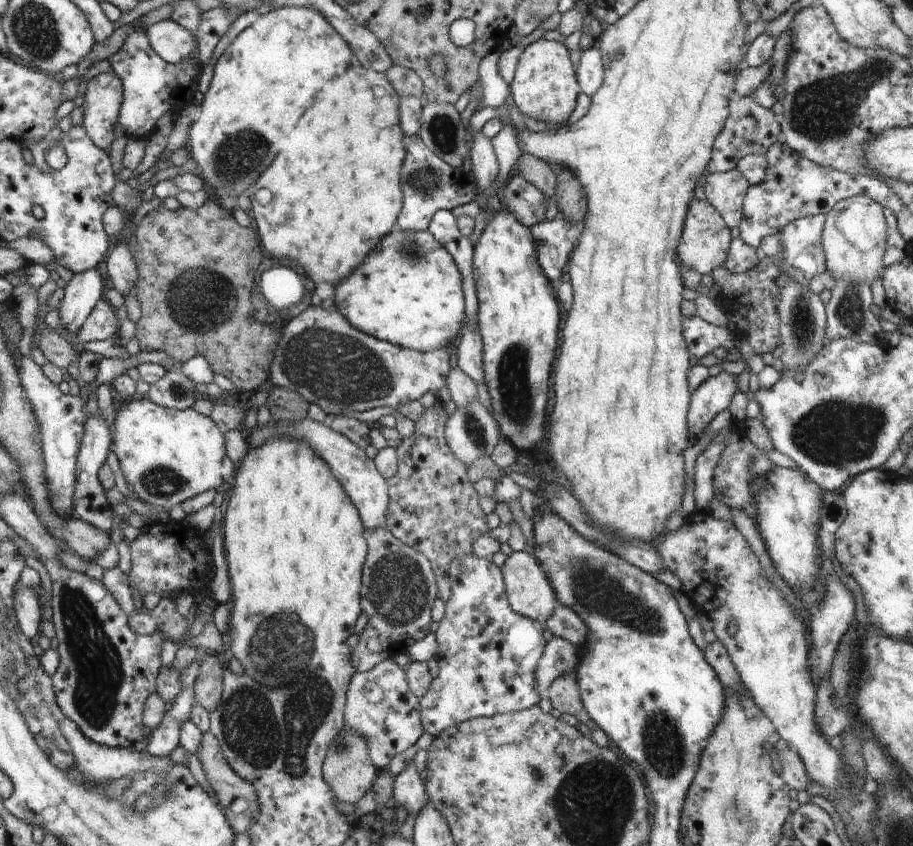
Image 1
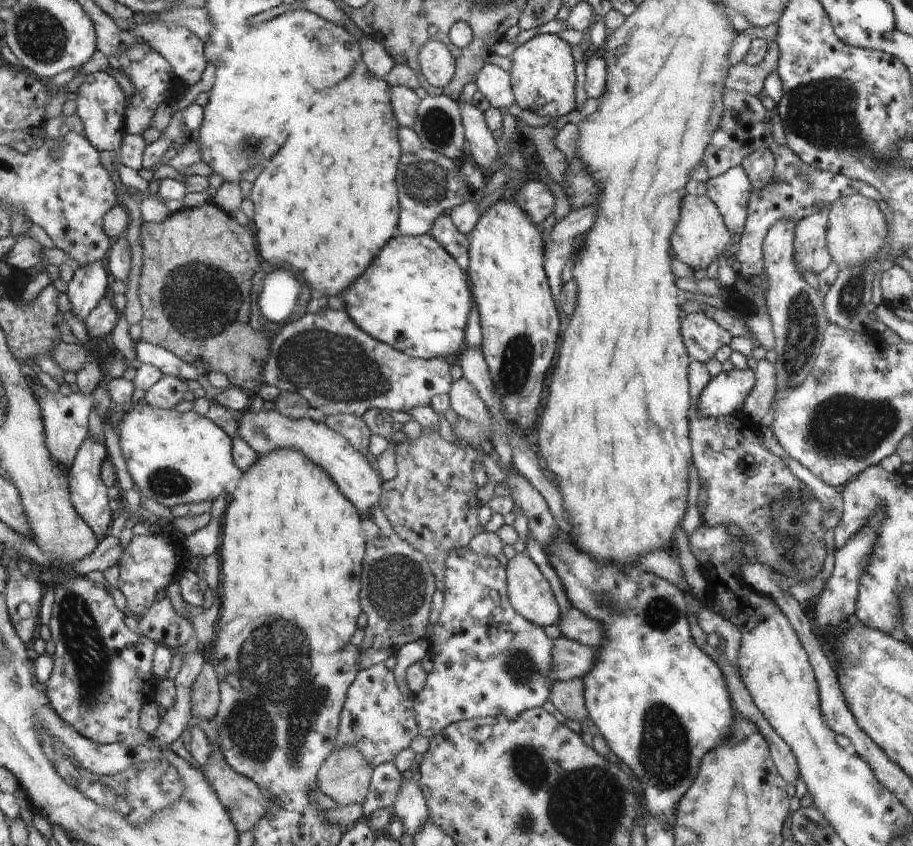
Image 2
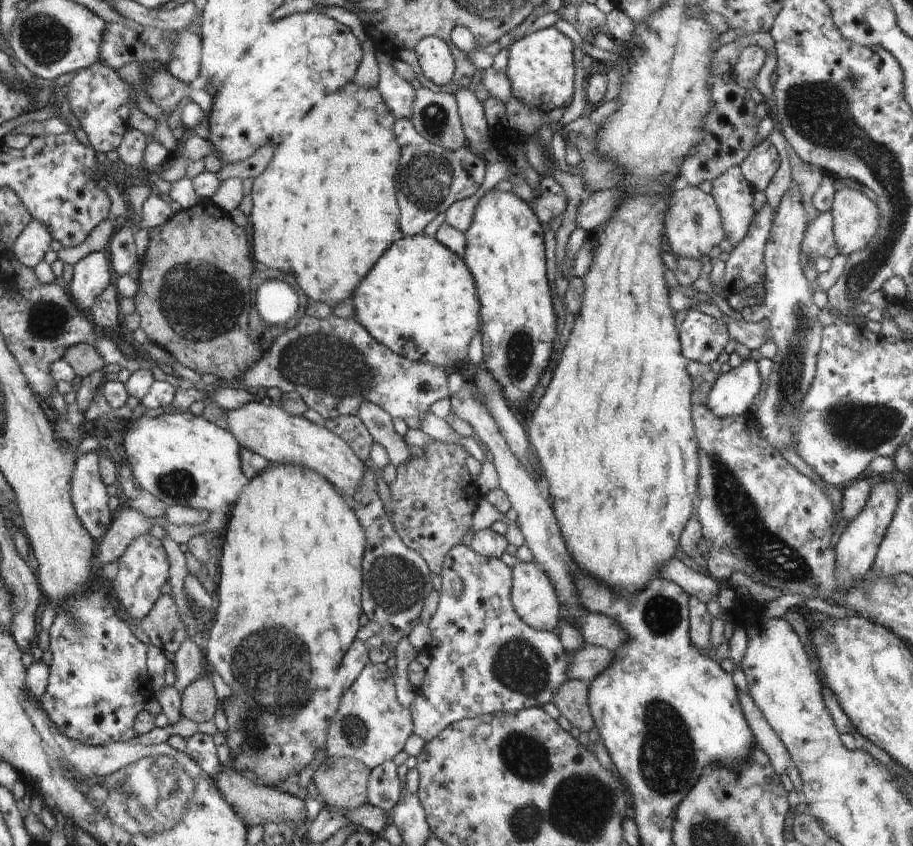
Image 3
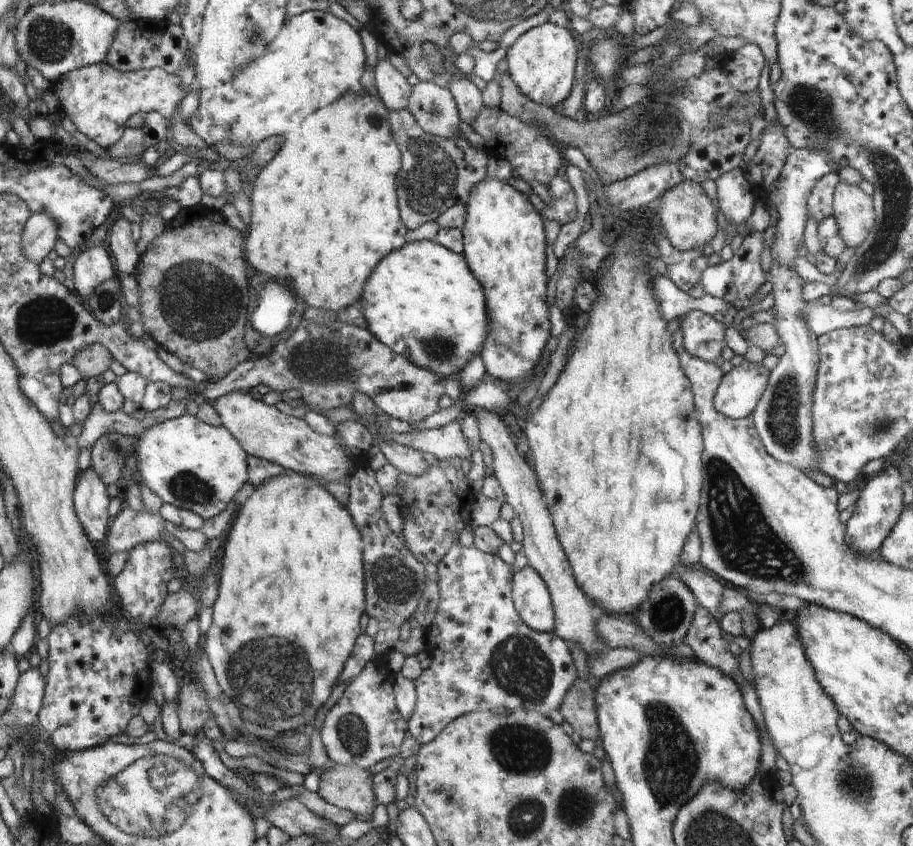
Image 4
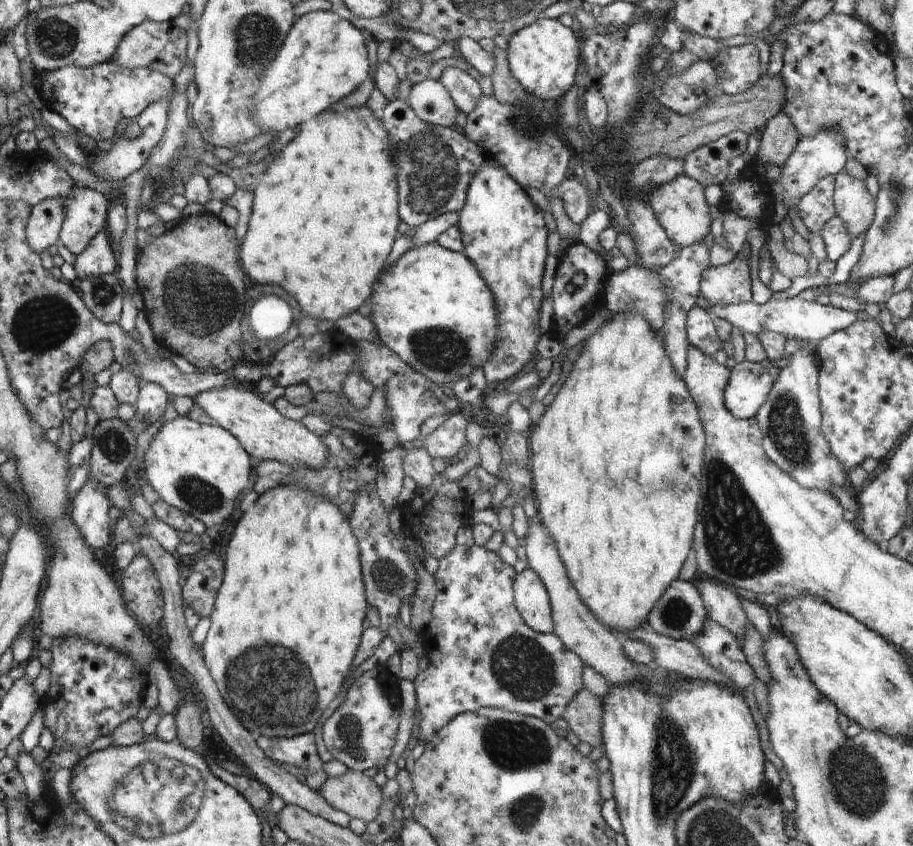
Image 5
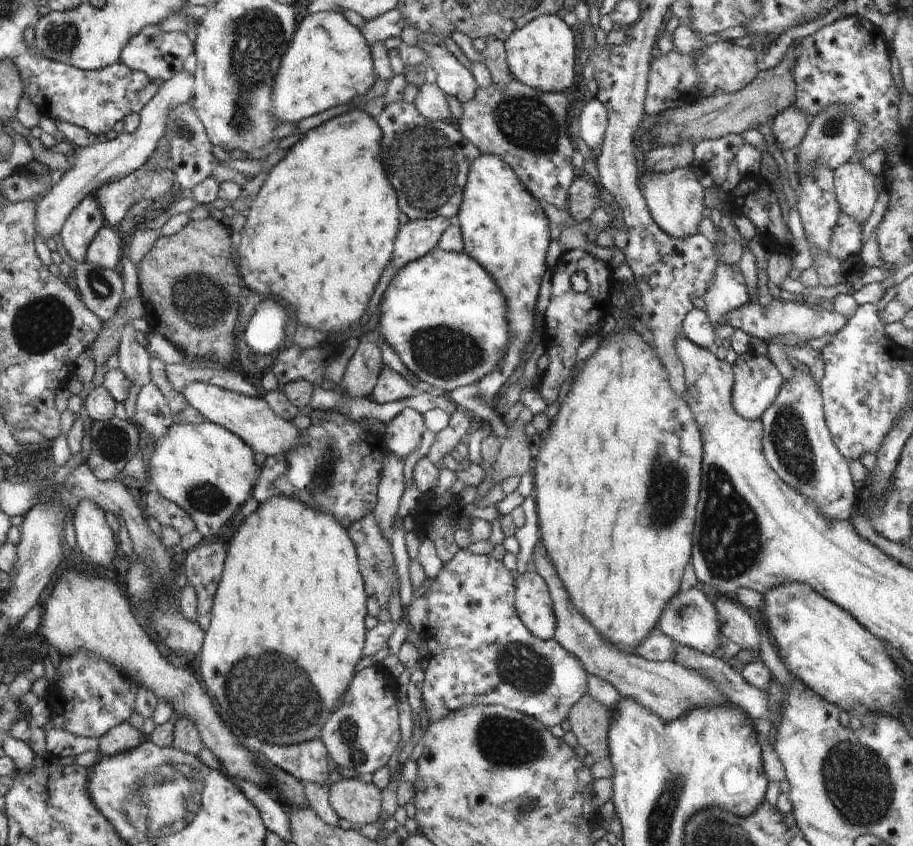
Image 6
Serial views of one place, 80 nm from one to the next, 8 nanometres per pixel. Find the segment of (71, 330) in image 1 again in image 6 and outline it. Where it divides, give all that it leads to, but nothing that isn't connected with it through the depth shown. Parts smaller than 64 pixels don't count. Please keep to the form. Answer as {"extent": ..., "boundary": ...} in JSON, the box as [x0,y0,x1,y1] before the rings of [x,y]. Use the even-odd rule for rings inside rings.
{"extent":[85,224,123,269],"boundary":[[[105,224],[88,245],[85,262],[103,269],[116,268],[123,256],[121,238],[119,231]]]}

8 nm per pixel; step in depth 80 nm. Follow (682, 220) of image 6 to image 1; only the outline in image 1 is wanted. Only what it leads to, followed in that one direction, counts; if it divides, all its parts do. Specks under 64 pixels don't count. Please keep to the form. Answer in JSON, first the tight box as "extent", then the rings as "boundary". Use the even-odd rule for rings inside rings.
{"extent":[677,198,735,274],"boundary":[[[693,198],[689,202],[687,215],[684,221],[682,236],[677,246],[677,256],[682,266],[704,274],[713,274],[713,270],[724,266],[730,242],[735,232],[726,226],[722,215],[708,202]]]}

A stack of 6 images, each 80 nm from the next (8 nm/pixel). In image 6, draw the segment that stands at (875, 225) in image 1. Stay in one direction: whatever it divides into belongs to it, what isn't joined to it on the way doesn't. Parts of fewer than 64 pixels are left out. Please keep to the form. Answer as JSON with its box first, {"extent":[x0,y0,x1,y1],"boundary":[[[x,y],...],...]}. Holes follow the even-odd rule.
{"extent":[833,162,878,225],"boundary":[[[848,162],[833,170],[835,197],[841,214],[853,218],[861,225],[870,218],[878,196],[874,186],[875,178],[860,162]]]}

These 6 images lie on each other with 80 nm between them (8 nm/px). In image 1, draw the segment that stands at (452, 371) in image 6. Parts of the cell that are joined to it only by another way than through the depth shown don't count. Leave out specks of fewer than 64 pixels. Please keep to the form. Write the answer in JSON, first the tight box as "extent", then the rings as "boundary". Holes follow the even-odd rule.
{"extent":[334,227,465,351],"boundary":[[[398,227],[384,235],[364,262],[334,285],[336,310],[359,331],[381,341],[417,351],[438,347],[454,348],[458,341],[462,319],[465,317],[465,296],[461,274],[450,256],[430,231],[405,231]]]}

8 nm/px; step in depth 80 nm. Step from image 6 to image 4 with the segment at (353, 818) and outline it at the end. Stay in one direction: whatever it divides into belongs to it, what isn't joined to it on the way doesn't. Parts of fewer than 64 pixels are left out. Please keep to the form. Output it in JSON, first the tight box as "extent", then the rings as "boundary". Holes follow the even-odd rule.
{"extent":[317,764,380,821],"boundary":[[[338,764],[319,773],[320,789],[317,794],[332,806],[352,812],[356,816],[366,816],[366,821],[373,821],[373,815],[380,815],[380,808],[372,790],[373,771],[358,768],[351,764]]]}

